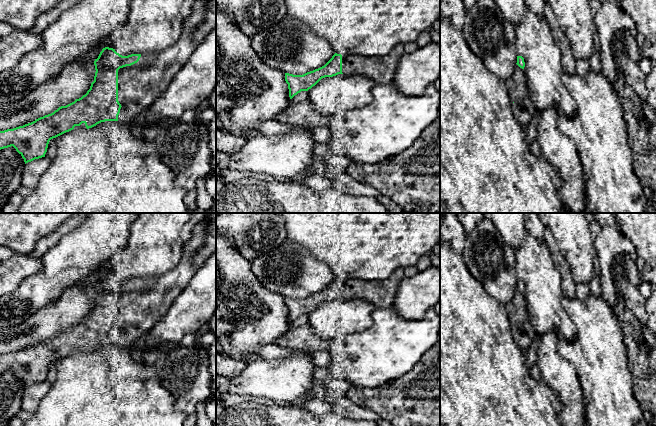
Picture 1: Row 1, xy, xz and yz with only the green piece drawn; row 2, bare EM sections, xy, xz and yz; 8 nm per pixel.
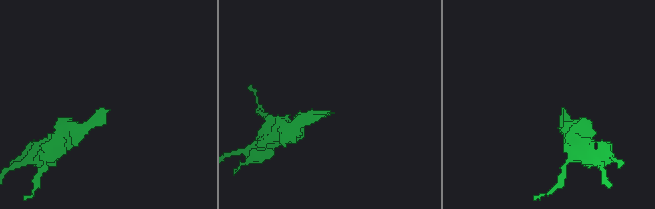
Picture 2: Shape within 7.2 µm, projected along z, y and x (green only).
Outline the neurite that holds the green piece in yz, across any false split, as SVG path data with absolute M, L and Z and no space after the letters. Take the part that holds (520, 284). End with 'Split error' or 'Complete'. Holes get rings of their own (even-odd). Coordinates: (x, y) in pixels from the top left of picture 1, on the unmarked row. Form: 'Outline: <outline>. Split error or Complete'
Outline: M517 280L514 296L505 304L510 321L514 326L514 340L523 352L527 351L532 339L537 337L535 331L527 321L524 291L524 282Z. Split error

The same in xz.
Outline: M397 268L392 275L383 280L342 280L335 277L324 290L313 295L303 299L285 297L289 321L292 323L301 315L308 315L322 302L338 298L365 299L373 303L376 308L388 309L393 306L397 288L403 278L400 272L401 269Z. Split error

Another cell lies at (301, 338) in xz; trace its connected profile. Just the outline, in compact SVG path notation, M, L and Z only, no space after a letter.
M309 324L293 327L275 342L278 346L290 350L326 351L332 346L333 341L324 340L316 336Z

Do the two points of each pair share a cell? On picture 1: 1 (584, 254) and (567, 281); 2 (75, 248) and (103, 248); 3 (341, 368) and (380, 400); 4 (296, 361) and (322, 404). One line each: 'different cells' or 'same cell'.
1: different cells
2: same cell
3: different cells
4: different cells

